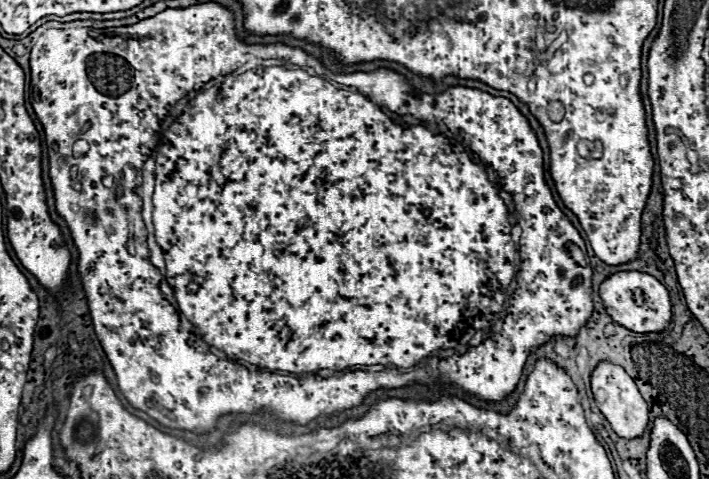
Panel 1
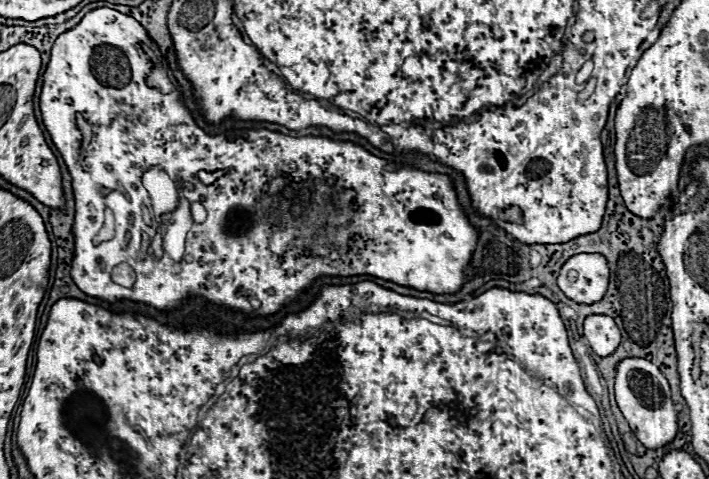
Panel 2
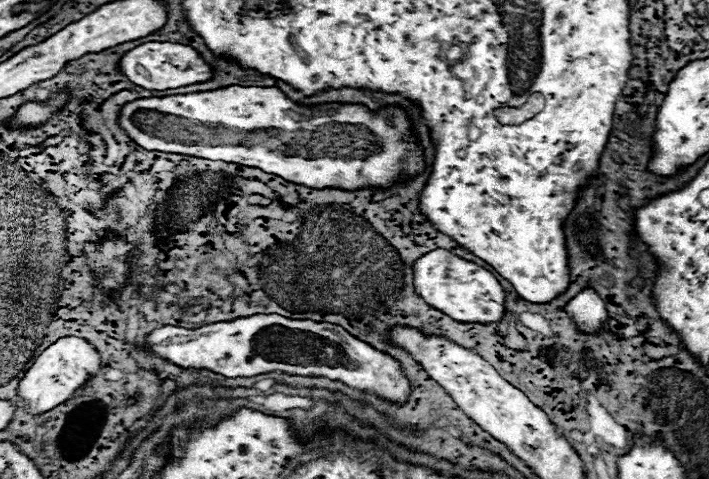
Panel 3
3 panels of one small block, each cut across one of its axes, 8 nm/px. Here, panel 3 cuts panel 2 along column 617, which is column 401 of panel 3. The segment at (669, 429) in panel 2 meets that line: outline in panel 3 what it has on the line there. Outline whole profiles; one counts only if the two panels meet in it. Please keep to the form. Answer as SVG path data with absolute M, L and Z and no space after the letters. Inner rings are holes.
M256 314L232 322L218 322L196 330L164 326L148 336L148 344L162 358L172 360L184 368L208 368L228 378L256 376L264 372L288 372L300 376L328 376L344 384L374 392L380 398L404 402L410 386L402 374L400 364L368 344L350 336L344 328L328 322L292 320L276 314Z

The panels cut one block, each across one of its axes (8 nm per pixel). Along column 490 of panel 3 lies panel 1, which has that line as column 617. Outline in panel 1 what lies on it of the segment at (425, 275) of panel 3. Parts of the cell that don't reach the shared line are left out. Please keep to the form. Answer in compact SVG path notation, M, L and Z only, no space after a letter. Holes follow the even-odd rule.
M618 272L608 276L600 286L600 298L614 322L638 334L664 332L672 318L668 290L654 276L644 272Z

